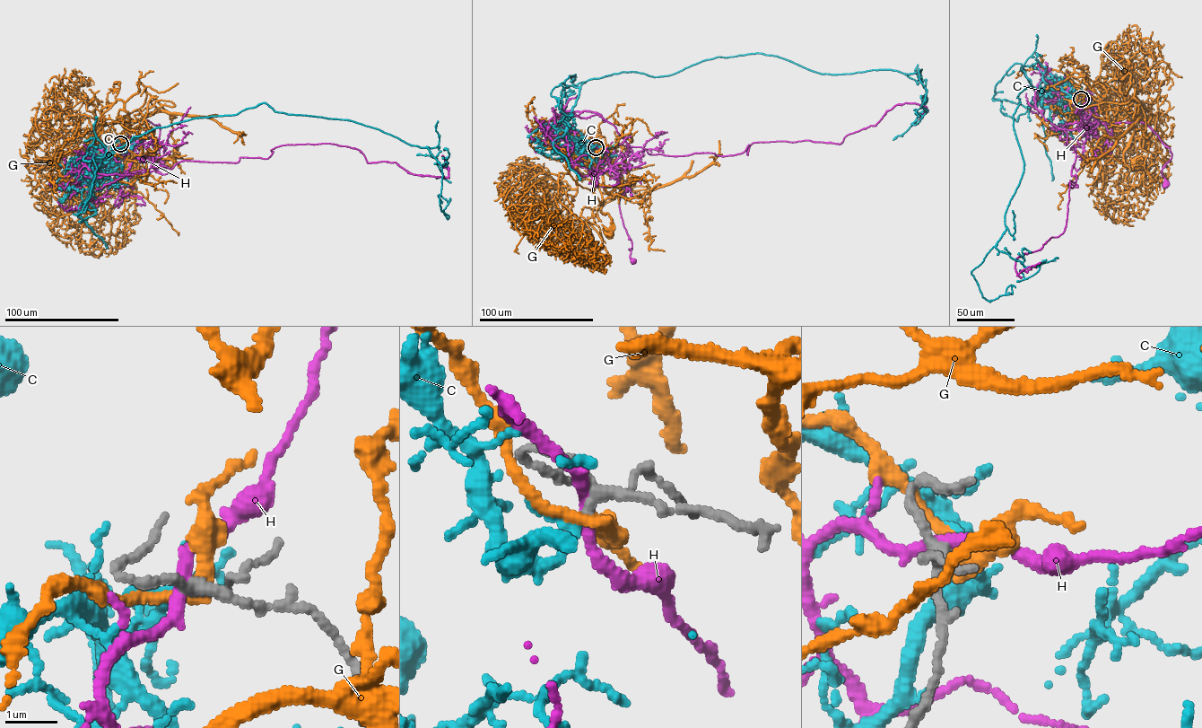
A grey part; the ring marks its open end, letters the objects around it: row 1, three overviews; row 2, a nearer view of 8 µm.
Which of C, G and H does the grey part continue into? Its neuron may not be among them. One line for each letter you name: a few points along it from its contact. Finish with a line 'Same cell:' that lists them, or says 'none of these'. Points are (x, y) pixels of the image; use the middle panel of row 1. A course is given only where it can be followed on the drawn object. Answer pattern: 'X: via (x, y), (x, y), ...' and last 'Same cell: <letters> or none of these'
C: via (596, 147), (567, 132), (583, 83), (672, 74), (718, 57), (762, 53), (831, 74), (921, 69), (918, 117)
Same cell: C

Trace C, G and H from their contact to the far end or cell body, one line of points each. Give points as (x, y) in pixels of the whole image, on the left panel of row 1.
C: (120, 144), (91, 188), (106, 152), (134, 136), (265, 103), (427, 147), (448, 218), (441, 203)
G: (120, 144), (135, 156), (114, 182), (121, 109), (137, 121), (135, 167)
H: (120, 144), (125, 154), (121, 154), (130, 153), (143, 141), (145, 120), (160, 124), (161, 162)

